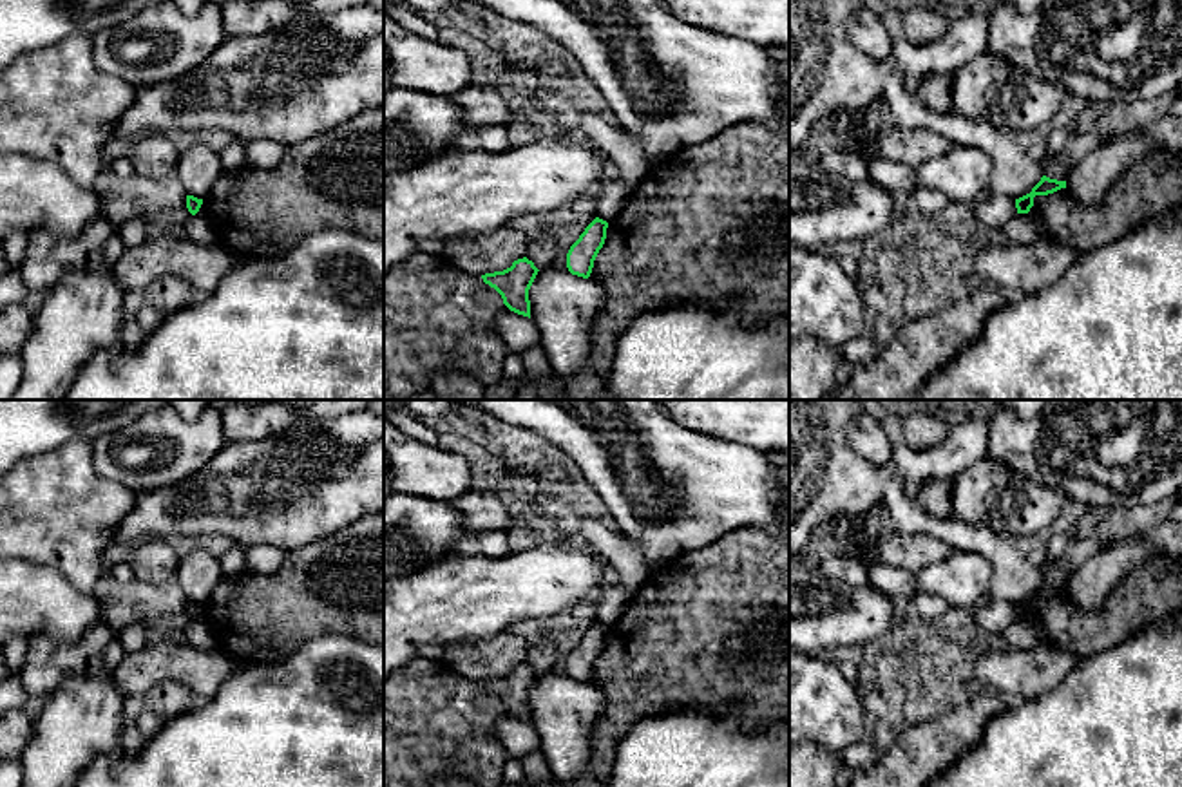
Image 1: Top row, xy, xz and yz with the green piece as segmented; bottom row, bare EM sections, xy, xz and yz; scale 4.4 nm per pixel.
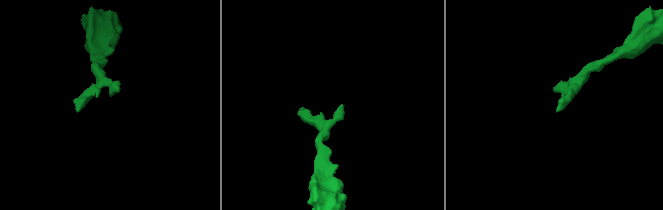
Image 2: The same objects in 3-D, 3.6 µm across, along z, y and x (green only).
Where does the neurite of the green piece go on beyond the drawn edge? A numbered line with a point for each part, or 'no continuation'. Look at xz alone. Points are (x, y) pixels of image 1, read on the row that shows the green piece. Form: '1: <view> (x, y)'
no continuation

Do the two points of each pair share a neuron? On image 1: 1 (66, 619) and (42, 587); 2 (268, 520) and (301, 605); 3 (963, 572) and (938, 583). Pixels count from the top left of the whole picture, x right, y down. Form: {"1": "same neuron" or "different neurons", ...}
{"1": "same neuron", "2": "different neurons", "3": "same neuron"}

